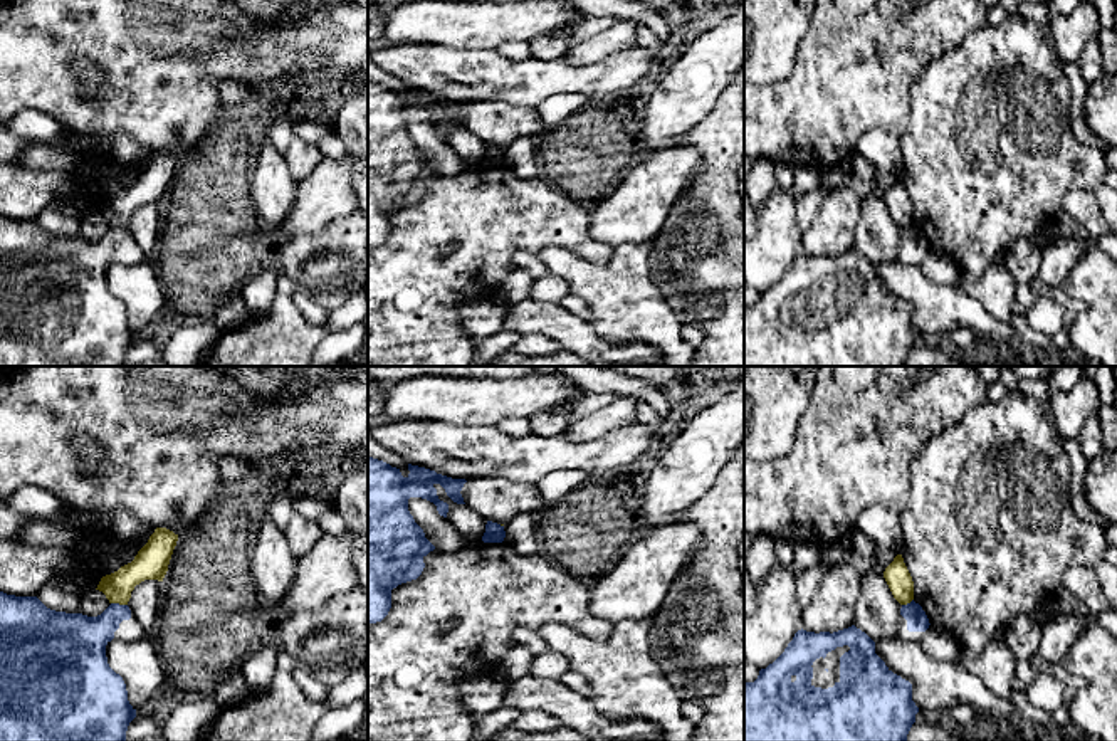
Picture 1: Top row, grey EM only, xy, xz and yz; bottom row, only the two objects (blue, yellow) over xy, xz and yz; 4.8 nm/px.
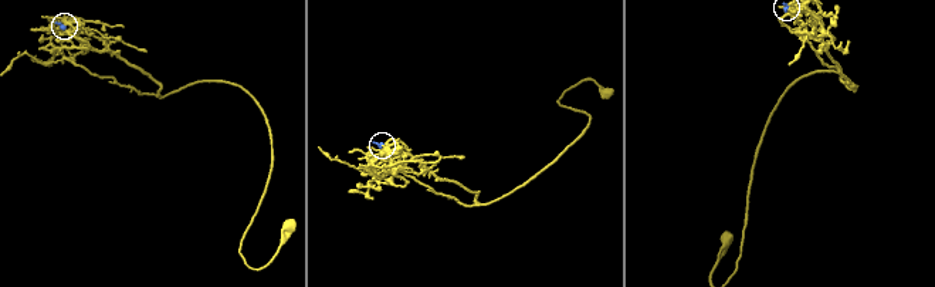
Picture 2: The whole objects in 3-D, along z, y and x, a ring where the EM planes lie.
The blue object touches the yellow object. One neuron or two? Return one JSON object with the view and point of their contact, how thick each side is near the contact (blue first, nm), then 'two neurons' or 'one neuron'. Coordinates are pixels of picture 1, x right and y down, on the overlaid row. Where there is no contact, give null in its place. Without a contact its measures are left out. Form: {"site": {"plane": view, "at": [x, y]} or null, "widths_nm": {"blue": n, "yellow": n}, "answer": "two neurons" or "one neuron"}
{"site": {"plane": "xy", "at": [118, 604]}, "widths_nm": {"blue": 240, "yellow": 160}, "answer": "two neurons"}

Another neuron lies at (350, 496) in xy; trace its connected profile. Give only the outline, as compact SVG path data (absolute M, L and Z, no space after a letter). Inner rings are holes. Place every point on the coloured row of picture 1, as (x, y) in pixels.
M368 460L338 476L333 501L356 536L354 566L358 586L368 595Z

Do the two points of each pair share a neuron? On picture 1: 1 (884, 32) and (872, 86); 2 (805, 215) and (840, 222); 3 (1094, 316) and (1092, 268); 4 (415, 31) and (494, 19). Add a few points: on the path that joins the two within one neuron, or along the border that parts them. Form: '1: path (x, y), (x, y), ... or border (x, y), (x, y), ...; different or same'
1: path (884, 46), (884, 68), (879, 73); same
2: border (830, 190), (812, 224), (802, 234); different
3: path (1096, 304), (1096, 279); same
4: path (435, 22), (474, 22); same

